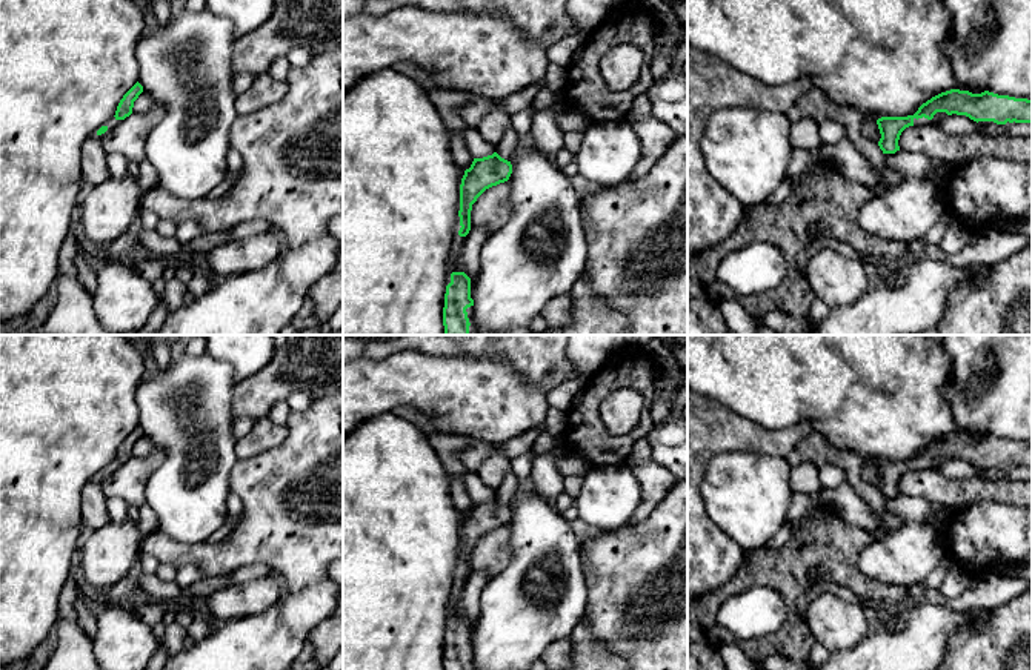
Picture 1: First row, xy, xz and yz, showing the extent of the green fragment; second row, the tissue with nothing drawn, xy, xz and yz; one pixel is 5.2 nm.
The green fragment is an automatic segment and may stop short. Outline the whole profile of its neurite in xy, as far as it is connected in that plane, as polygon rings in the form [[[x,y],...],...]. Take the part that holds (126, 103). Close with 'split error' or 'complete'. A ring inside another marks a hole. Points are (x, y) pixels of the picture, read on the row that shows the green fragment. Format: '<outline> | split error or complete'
[[[137,81],[120,100],[115,115],[111,117],[105,124],[97,128],[92,132],[92,137],[102,141],[109,131],[112,131],[122,120],[129,117],[132,114],[134,101],[138,98],[141,92],[143,86]]] | split error

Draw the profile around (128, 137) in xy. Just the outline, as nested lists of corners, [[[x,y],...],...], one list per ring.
[[[155,103],[143,114],[132,112],[105,135],[103,149],[108,154],[120,154],[129,161],[140,163],[145,158],[145,140],[163,115],[165,106],[161,103]]]

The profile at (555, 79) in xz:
[[[549,63],[544,77],[544,86],[558,94],[566,88],[568,77],[568,69]]]

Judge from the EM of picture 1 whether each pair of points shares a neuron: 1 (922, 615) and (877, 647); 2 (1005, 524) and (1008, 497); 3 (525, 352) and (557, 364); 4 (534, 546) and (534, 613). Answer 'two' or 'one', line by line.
1: one
2: two
3: one
4: one

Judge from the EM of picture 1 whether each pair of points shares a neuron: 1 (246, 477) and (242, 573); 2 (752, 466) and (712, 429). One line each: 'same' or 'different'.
1: different
2: different

